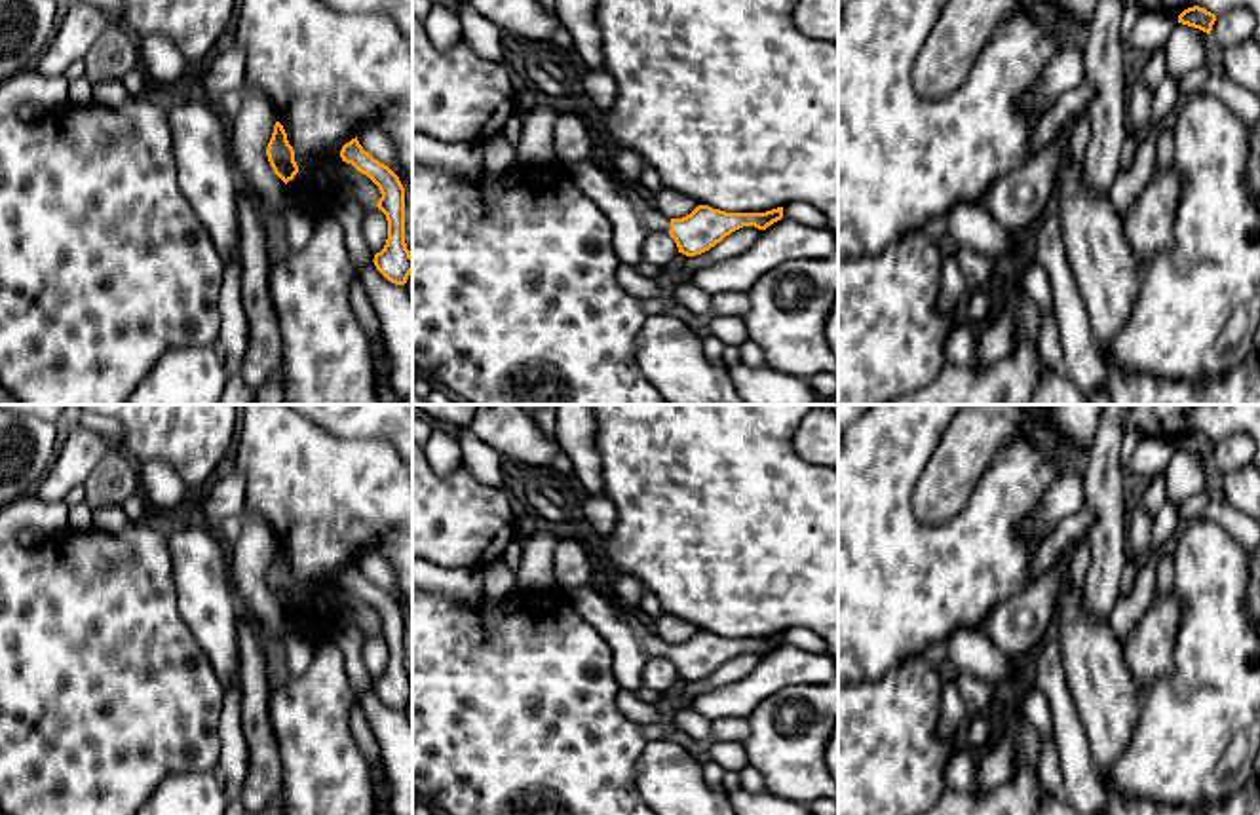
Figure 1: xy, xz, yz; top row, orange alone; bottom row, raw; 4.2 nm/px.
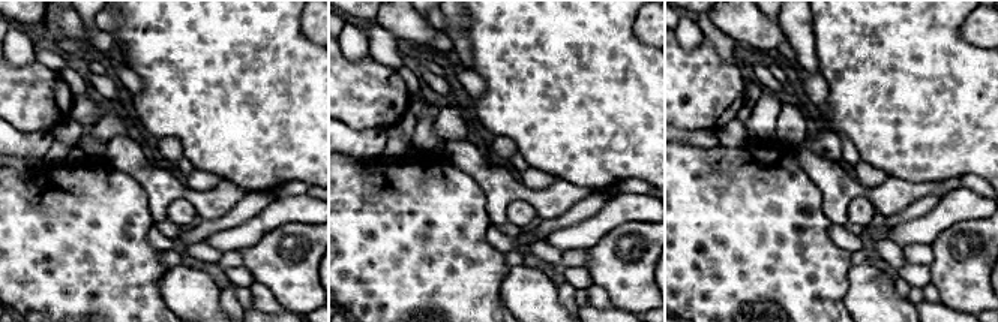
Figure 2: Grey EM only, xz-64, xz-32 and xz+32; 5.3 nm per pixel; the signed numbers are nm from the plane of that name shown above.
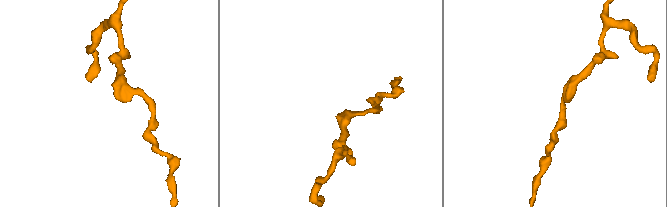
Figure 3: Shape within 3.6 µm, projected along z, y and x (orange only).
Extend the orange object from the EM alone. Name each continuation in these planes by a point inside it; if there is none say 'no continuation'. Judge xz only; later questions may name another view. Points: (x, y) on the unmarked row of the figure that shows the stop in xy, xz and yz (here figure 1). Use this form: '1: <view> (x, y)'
1: xz (631, 639)

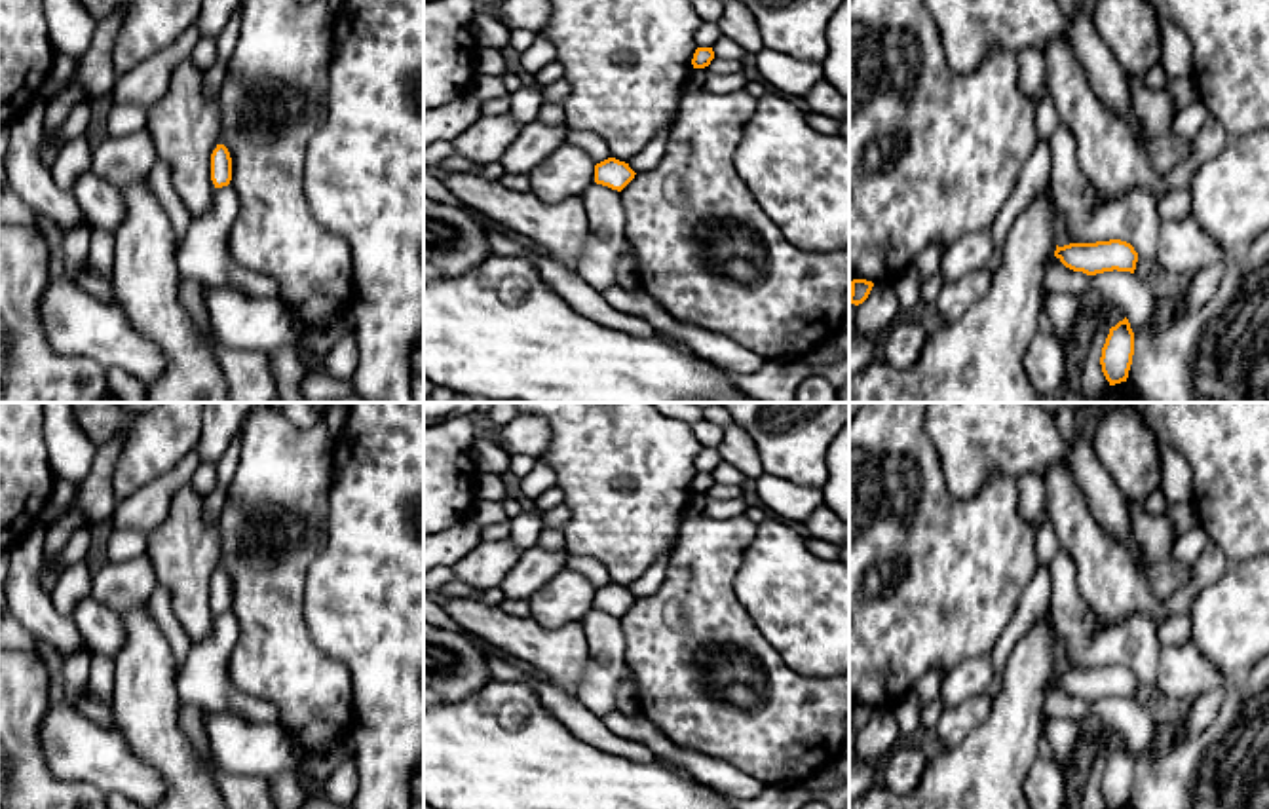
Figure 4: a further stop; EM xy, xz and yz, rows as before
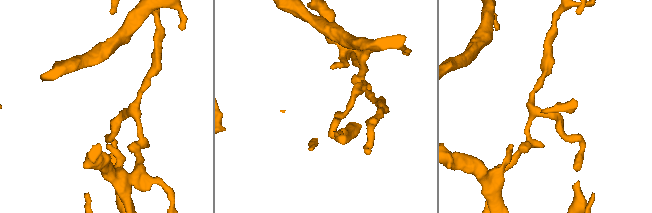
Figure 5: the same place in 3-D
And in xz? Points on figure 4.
no continuation

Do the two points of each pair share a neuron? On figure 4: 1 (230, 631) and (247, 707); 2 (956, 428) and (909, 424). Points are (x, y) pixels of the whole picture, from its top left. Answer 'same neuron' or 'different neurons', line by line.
1: same neuron
2: different neurons

